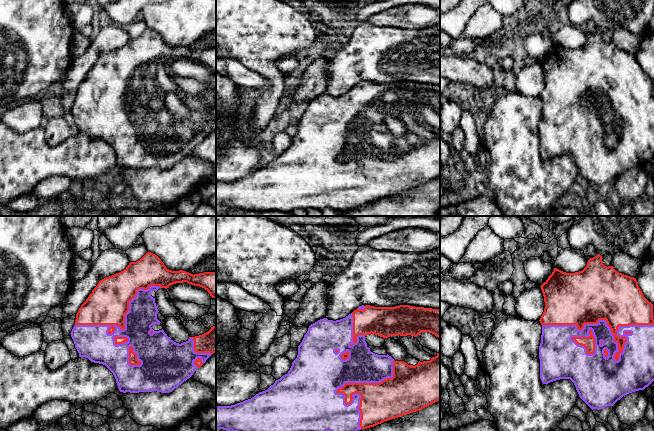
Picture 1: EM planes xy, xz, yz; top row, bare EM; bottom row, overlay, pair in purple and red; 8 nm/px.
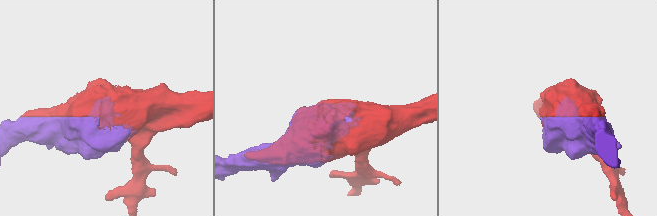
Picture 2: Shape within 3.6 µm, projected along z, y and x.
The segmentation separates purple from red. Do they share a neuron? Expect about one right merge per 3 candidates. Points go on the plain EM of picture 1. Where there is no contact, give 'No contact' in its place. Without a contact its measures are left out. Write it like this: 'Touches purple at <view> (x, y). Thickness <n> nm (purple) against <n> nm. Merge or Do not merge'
Touches purple at yz (613, 114). Thickness 260 nm (purple) against 280 nm. Merge

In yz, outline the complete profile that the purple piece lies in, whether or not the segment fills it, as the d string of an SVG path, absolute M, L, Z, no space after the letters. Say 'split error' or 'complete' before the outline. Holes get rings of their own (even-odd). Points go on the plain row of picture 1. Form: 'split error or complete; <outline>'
split error; M597 30L590 34L586 43L579 48L566 49L557 44L554 44L552 50L540 62L545 78L544 88L540 94L542 101L541 119L539 122L540 135L540 155L543 160L560 156L570 155L579 170L579 173L593 186L603 185L607 182L613 182L623 172L644 166L654 157L654 95L653 95L653 80L649 78L643 71L638 62L636 54L619 49L613 42L605 42L602 37L602 32Z

